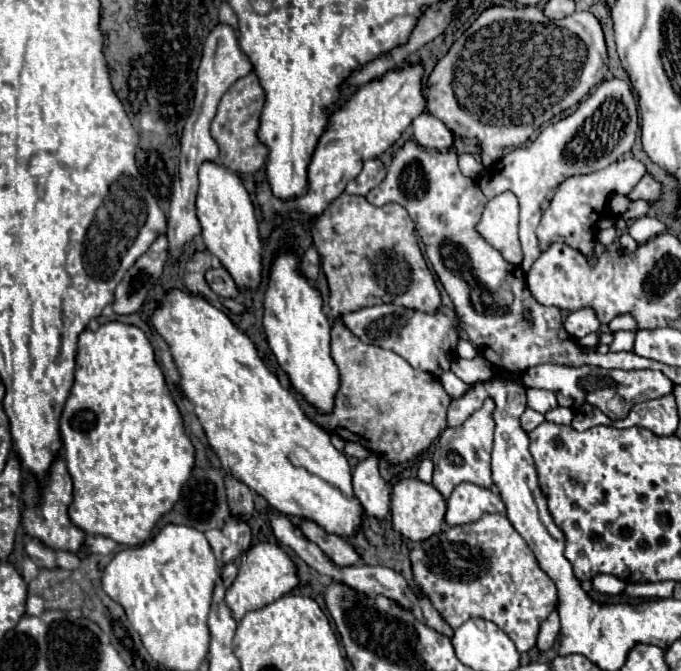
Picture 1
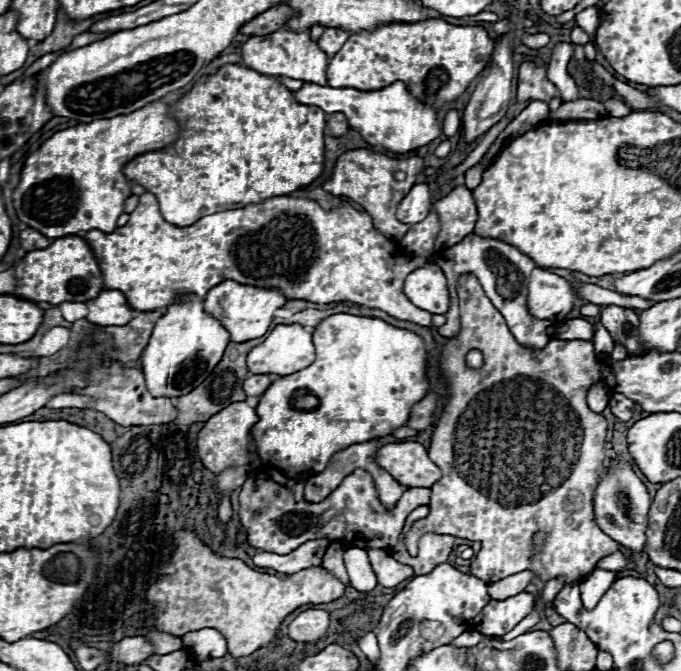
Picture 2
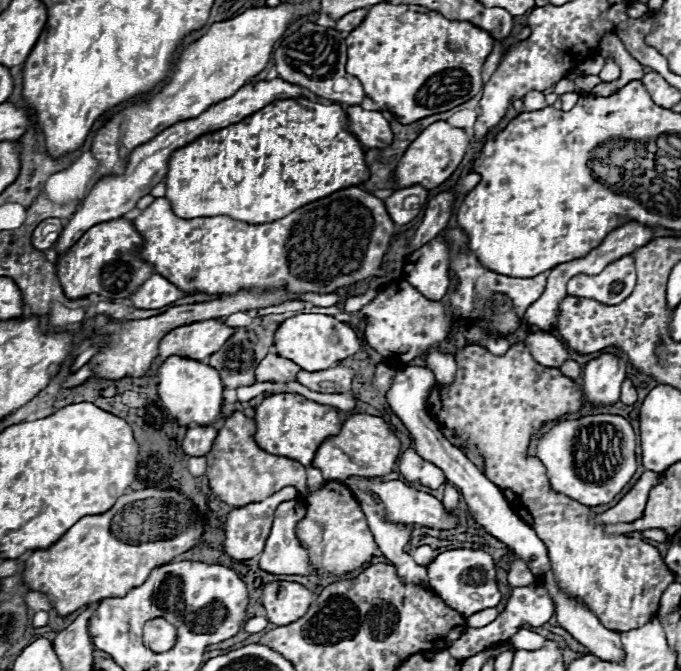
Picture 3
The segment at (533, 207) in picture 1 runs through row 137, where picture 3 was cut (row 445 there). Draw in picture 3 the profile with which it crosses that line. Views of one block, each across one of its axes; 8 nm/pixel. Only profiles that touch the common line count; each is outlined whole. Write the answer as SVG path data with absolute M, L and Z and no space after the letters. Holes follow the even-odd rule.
M614 414L560 420L550 432L540 436L536 456L548 468L550 486L584 506L602 506L630 482L636 472L636 436L628 420Z

